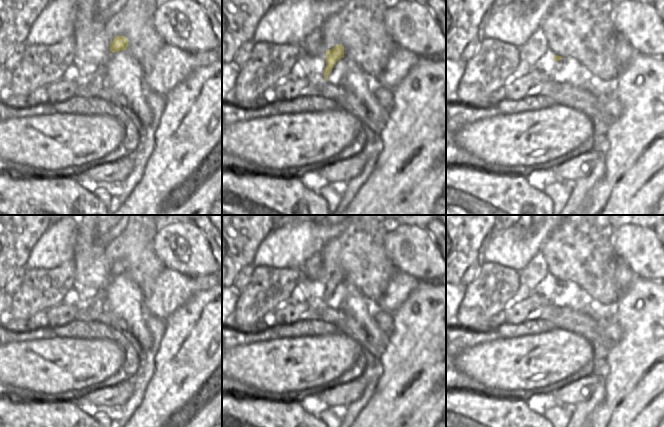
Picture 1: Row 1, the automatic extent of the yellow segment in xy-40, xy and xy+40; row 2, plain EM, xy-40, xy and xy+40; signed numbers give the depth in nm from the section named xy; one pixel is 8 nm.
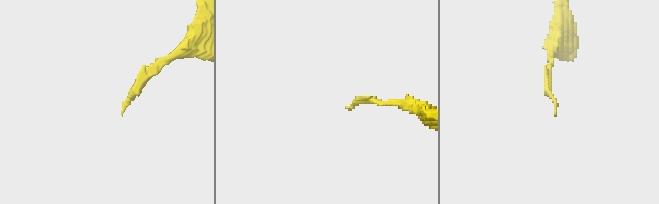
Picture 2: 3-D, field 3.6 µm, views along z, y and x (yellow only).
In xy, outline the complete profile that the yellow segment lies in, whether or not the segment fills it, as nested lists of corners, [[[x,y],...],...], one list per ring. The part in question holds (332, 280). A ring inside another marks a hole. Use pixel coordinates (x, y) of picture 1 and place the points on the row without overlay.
[[[337,268],[331,274],[326,274],[326,291],[324,293],[324,302],[328,305],[328,299],[332,295],[334,289],[344,281],[344,271]]]

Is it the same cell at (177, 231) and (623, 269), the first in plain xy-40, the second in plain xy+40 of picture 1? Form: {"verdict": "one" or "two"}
{"verdict": "two"}

